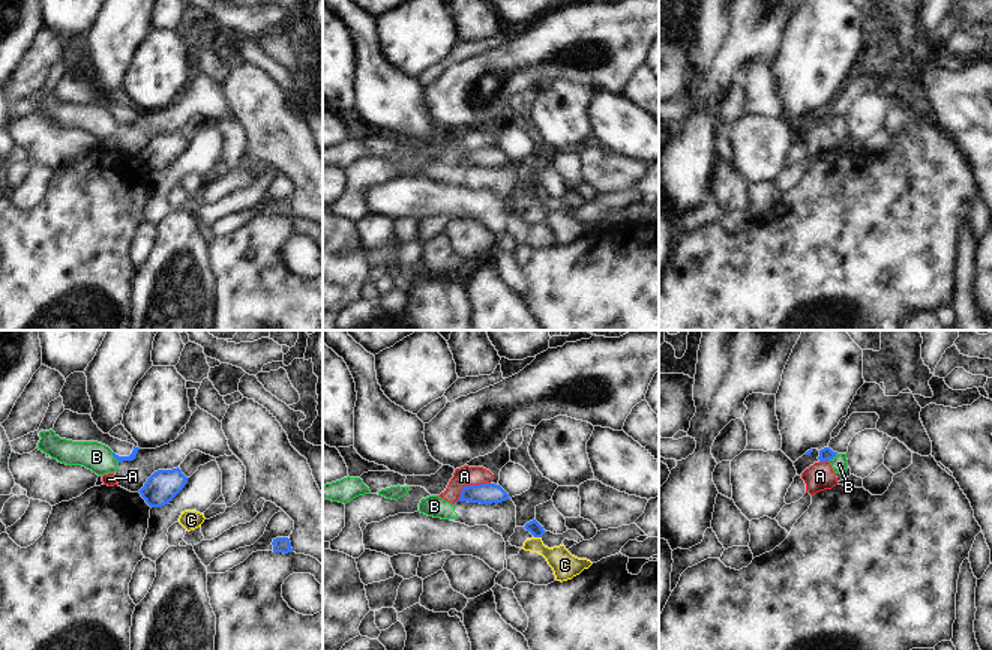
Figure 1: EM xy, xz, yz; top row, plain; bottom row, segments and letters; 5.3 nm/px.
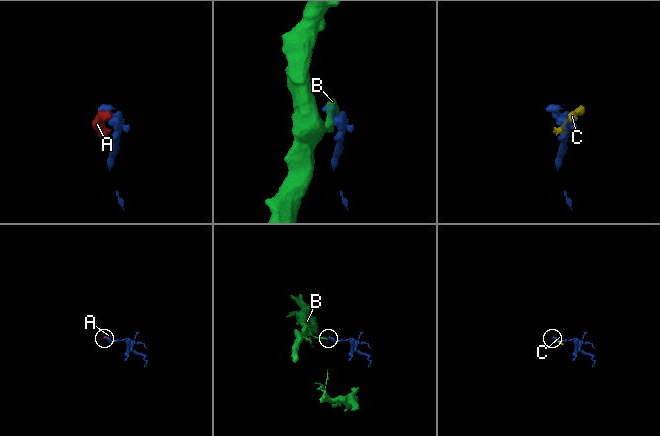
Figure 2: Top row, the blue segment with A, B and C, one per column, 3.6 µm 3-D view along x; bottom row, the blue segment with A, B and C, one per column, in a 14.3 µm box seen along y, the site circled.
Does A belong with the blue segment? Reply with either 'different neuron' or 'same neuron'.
different neuron

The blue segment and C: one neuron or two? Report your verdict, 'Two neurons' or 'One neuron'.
Two neurons

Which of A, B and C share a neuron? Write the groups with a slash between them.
A C / B

